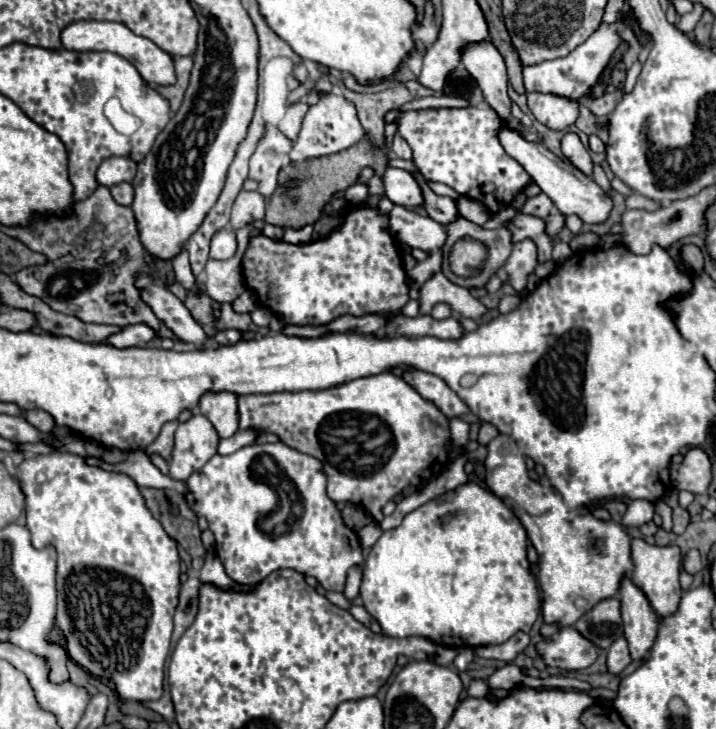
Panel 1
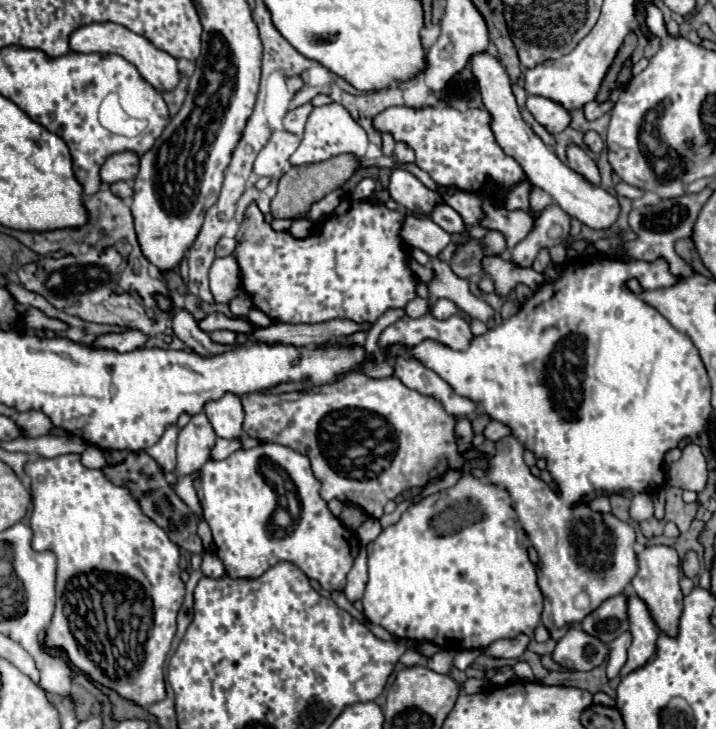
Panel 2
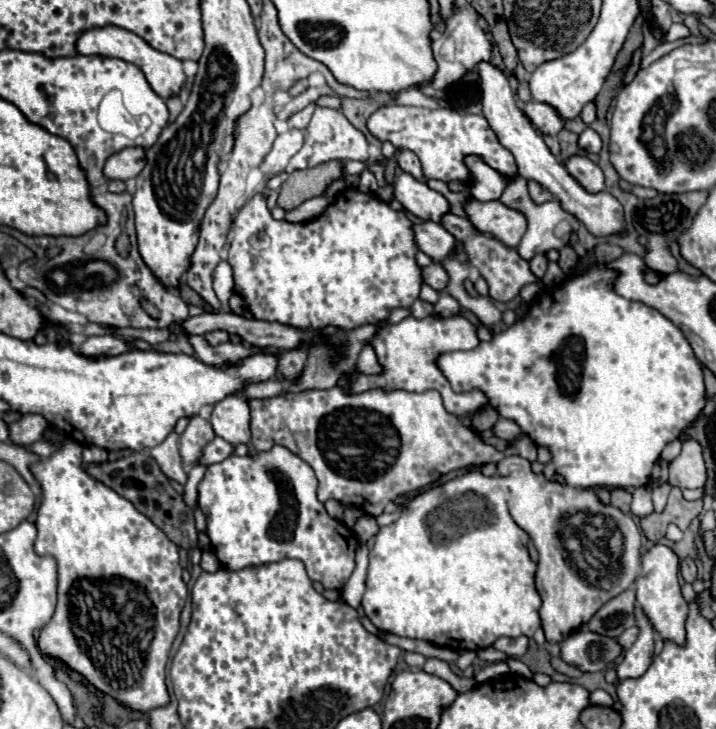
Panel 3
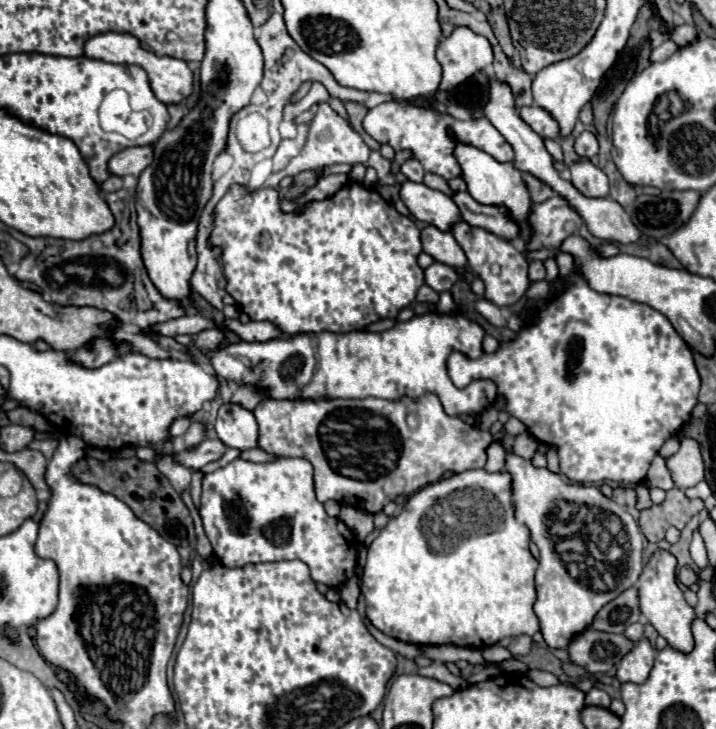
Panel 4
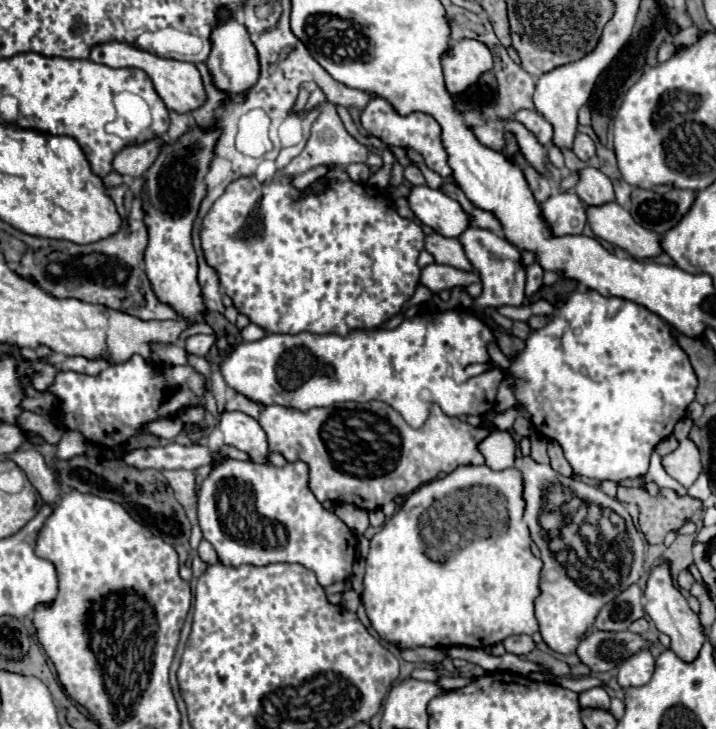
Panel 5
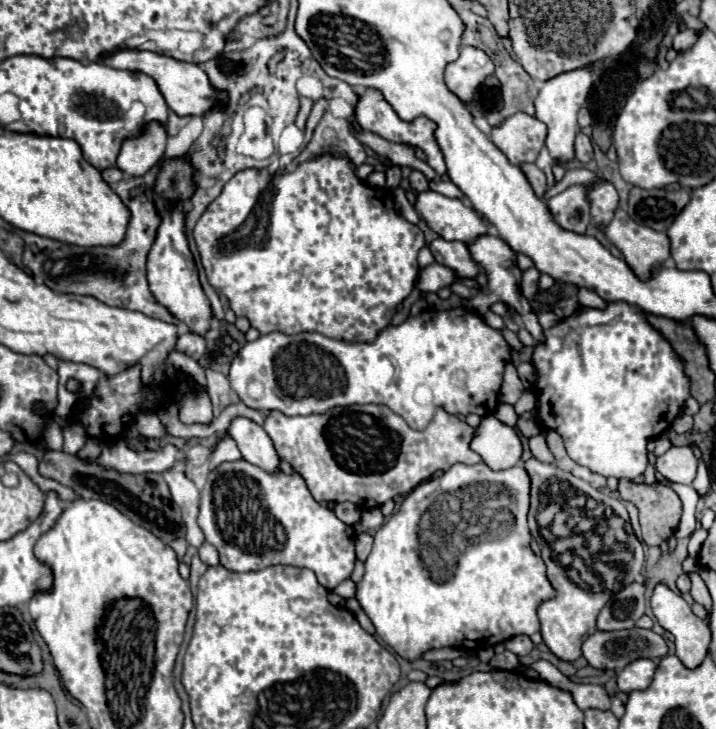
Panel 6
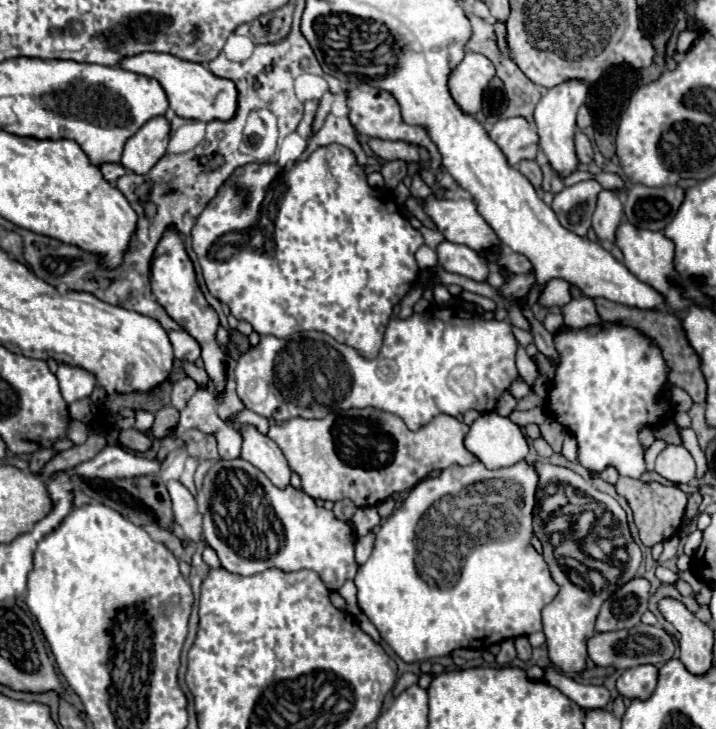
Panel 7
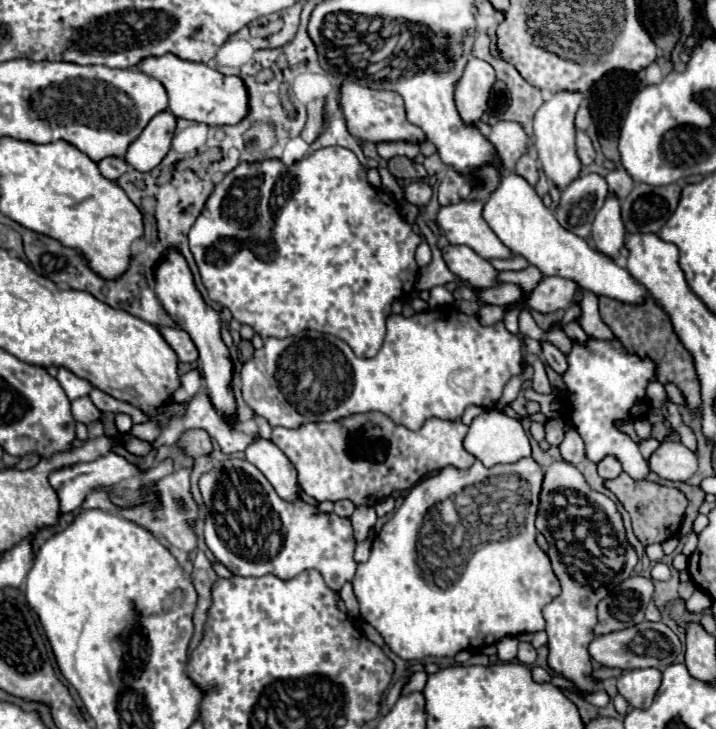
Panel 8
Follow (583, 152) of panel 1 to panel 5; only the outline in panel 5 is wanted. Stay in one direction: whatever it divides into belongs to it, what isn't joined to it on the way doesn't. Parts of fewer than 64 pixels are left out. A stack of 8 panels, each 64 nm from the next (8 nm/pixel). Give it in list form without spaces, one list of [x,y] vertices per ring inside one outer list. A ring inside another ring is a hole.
[[[594,168],[580,170],[580,182],[576,184],[574,192],[582,198],[586,206],[604,206],[614,202],[616,198],[608,176],[604,176],[600,170]]]

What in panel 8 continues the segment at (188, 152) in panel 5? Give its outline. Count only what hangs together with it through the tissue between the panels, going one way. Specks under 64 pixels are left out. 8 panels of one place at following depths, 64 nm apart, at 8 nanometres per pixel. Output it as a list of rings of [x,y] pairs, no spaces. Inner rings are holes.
[[[176,250],[168,252],[168,256],[160,262],[160,268],[156,268],[156,296],[164,304],[166,312],[174,318],[174,322],[190,334],[192,342],[196,344],[196,348],[200,352],[200,370],[204,374],[208,398],[210,398],[214,410],[220,412],[224,422],[234,426],[234,422],[236,422],[236,400],[234,400],[232,386],[230,386],[234,366],[232,366],[232,360],[230,360],[230,350],[220,336],[220,314],[204,302],[202,294],[194,286],[192,272],[190,272],[184,256],[180,256],[180,252],[176,252]]]

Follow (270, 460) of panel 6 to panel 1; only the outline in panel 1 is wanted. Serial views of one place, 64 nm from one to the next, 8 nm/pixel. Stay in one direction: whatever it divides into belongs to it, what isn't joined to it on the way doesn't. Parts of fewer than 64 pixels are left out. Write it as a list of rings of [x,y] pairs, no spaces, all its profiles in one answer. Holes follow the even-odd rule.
[[[206,392],[200,398],[198,410],[212,422],[220,438],[234,436],[238,432],[240,412],[238,412],[238,396],[232,392]]]

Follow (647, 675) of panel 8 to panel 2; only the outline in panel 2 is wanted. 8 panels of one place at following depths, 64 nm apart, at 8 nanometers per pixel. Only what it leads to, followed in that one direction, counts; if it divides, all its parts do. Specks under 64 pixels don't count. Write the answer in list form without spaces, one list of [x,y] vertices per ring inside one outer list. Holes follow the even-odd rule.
[[[634,594],[628,600],[628,618],[630,618],[630,632],[634,638],[632,638],[632,646],[628,648],[628,660],[622,666],[620,676],[636,672],[652,658],[656,650],[656,638],[660,634],[646,604]]]

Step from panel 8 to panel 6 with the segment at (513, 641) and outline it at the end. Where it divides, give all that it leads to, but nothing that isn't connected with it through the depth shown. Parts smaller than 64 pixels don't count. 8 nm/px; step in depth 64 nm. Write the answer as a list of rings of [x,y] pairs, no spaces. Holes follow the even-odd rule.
[[[504,650],[502,654],[496,654],[490,660],[490,666],[498,668],[498,670],[518,670],[518,656],[510,650]]]

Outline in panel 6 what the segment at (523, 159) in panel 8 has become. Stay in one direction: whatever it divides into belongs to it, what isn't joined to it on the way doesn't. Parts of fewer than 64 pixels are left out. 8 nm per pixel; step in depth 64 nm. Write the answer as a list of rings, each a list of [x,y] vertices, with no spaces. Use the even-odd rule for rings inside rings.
[[[520,164],[520,168],[522,168],[522,172],[526,174],[528,182],[532,184],[536,196],[542,198],[544,192],[546,192],[546,176],[544,176],[544,172],[542,172],[536,164]]]

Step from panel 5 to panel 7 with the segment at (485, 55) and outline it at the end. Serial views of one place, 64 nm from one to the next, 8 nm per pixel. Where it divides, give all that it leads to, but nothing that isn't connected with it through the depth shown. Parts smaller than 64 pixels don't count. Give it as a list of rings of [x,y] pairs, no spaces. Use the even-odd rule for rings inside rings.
[[[468,52],[458,68],[454,68],[448,86],[454,102],[464,114],[478,114],[482,110],[482,96],[488,82],[494,78],[492,62],[482,56]]]

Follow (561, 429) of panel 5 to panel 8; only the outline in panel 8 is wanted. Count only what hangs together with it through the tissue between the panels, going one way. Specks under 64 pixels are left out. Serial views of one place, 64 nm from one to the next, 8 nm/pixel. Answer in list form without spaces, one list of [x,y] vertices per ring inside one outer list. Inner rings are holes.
[[[590,338],[586,346],[574,344],[566,358],[568,370],[562,378],[566,382],[566,398],[572,408],[570,420],[586,444],[588,460],[600,462],[606,454],[614,454],[622,462],[626,474],[630,474],[634,480],[646,480],[650,468],[642,458],[638,444],[630,440],[630,436],[618,432],[614,420],[630,418],[632,404],[636,400],[644,400],[646,384],[654,380],[652,360],[642,360],[634,354],[628,354],[618,340],[608,344],[596,338]]]

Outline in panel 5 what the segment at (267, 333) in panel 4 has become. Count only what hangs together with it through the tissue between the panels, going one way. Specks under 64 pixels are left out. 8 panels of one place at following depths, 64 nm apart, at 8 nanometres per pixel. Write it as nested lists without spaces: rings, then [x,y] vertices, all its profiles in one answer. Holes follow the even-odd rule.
[[[248,324],[244,330],[242,330],[242,338],[246,340],[246,342],[254,342],[254,340],[260,340],[260,338],[264,338],[266,336],[266,332],[260,328],[260,326],[256,326],[256,324]]]

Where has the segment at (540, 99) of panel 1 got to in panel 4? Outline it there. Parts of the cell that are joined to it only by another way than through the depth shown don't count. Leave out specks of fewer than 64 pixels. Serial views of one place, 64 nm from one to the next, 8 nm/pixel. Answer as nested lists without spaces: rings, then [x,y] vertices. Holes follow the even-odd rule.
[[[528,106],[528,108],[520,108],[518,114],[538,136],[542,136],[542,138],[558,138],[556,120],[552,120],[552,116],[548,116],[548,112],[544,112],[542,108]]]

